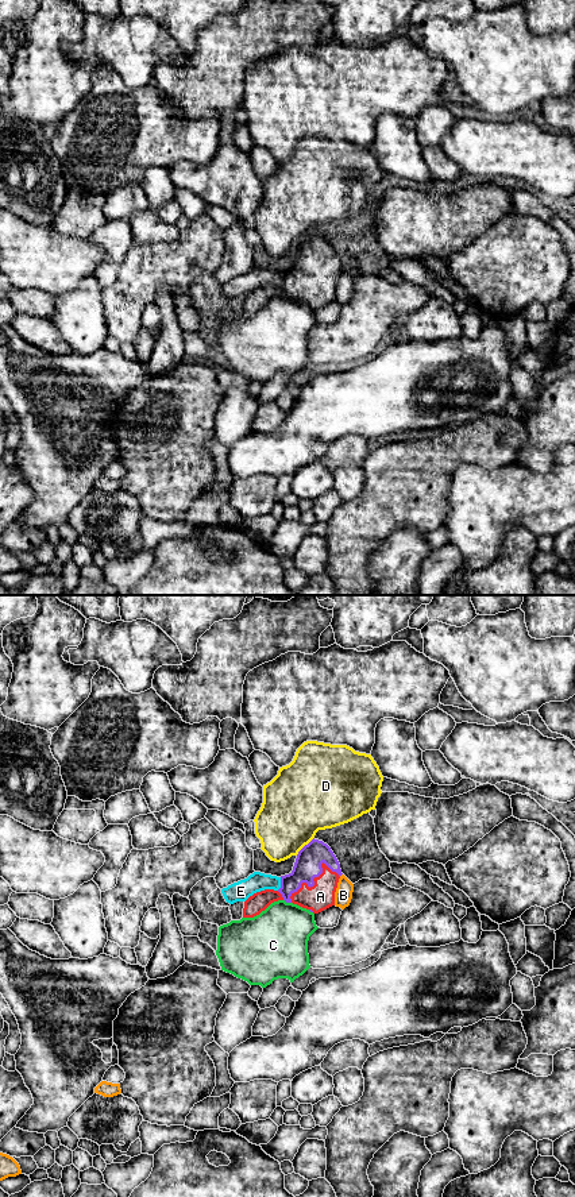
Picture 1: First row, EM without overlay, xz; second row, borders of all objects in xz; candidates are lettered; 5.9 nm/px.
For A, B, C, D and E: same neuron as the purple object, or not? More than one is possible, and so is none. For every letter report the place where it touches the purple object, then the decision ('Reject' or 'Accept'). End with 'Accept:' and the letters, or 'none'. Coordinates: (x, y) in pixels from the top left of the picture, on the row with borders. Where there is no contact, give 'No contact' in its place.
A: Touches purple at xz (312, 880). Accept
B: Touches purple at xz (340, 875). Reject
C: Touches purple at xz (288, 902). Reject
D: Touches purple at xz (304, 846). Reject
E: Touches purple at xz (281, 884). Reject
Accept: A

